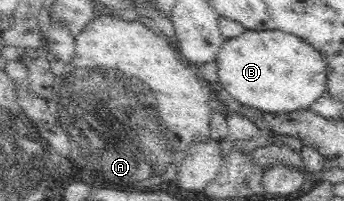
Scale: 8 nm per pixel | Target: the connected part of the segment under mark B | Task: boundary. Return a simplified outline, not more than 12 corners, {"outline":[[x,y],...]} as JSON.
{"outline":[[280,30],[216,53],[219,85],[259,112],[308,110],[324,56]]}

